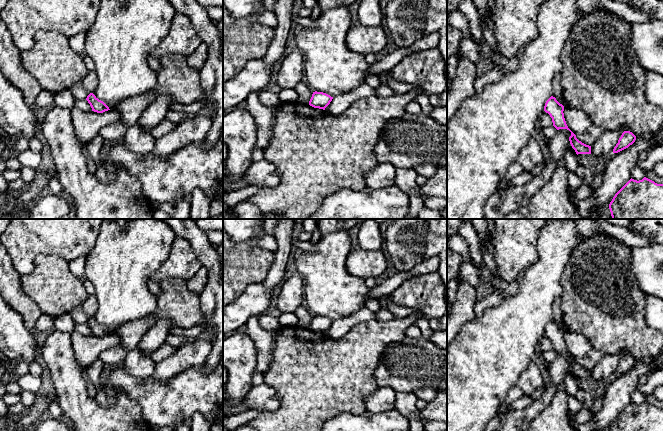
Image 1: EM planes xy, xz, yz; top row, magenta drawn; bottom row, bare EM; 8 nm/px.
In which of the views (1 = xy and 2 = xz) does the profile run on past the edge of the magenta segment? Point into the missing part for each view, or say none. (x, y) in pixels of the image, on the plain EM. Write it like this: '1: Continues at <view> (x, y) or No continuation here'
1: No continuation here
2: No continuation here

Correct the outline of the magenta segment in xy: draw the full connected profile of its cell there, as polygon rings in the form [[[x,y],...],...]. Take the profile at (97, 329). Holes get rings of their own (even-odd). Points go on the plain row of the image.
[[[90,317],[86,324],[94,336],[103,337],[110,334],[109,331],[103,325],[99,324],[93,317]]]

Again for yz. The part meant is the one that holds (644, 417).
[[[644,401],[642,404],[630,403],[613,421],[609,431],[663,431],[663,408]]]

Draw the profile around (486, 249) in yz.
[[[468,219],[474,226],[477,237],[479,240],[479,252],[482,256],[486,276],[489,278],[492,291],[501,291],[504,293],[504,298],[513,296],[518,291],[519,281],[514,280],[508,283],[502,283],[495,277],[495,260],[494,260],[494,248],[492,239],[487,236],[487,223],[485,219]]]

